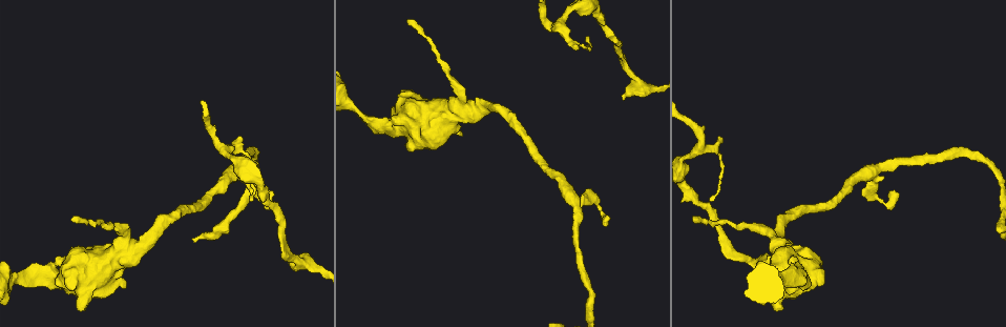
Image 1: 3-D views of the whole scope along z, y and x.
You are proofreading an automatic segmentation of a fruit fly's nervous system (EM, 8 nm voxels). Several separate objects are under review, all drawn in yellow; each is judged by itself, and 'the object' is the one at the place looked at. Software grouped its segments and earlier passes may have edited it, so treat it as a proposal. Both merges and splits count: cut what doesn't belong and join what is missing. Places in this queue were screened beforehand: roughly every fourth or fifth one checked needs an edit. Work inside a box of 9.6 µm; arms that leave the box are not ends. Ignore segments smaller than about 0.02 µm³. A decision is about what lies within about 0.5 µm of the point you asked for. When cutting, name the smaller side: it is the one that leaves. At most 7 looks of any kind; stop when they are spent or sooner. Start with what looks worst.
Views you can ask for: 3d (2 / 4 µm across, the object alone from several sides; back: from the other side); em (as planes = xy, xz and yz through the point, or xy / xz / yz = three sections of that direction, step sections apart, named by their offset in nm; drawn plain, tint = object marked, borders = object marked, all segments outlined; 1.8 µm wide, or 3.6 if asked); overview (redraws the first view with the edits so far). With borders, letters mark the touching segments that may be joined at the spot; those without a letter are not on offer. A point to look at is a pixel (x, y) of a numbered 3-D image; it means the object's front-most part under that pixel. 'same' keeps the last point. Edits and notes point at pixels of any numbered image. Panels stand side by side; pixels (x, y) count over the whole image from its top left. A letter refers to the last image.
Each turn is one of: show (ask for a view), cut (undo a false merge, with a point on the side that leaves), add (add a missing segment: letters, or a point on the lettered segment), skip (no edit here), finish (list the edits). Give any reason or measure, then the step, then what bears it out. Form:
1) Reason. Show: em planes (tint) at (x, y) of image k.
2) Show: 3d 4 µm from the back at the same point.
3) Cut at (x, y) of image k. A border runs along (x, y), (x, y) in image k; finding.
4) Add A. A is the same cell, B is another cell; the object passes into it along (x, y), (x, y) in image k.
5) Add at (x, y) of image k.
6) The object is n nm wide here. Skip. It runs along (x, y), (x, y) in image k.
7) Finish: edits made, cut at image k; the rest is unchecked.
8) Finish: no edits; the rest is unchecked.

Branch stops here. Show: 3d 4 µm at (605, 219) of image 1.

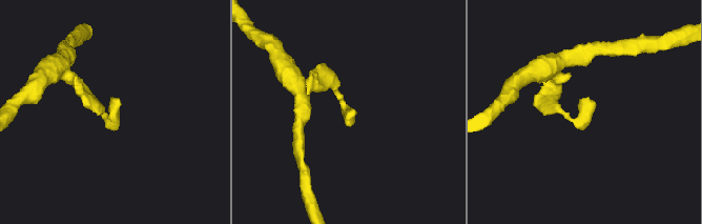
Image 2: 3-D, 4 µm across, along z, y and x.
Show: em planes (borders) at (588, 97) of image 2.

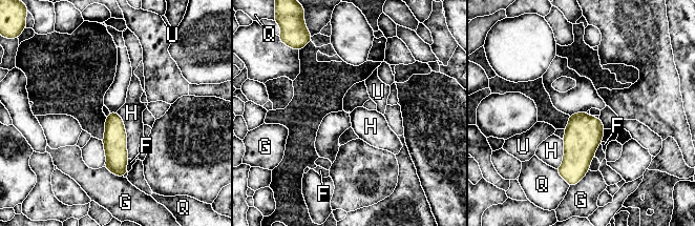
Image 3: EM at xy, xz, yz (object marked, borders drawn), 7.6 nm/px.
The longest contact is with H, 360 nm. Skip. F, G, H, Q and U are other cells; it runs along (111, 115), (117, 164), (121, 173) in image 3; none of them fits.

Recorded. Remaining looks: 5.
An open end. Show: 3d 4 µm at (623, 100) of image 1.

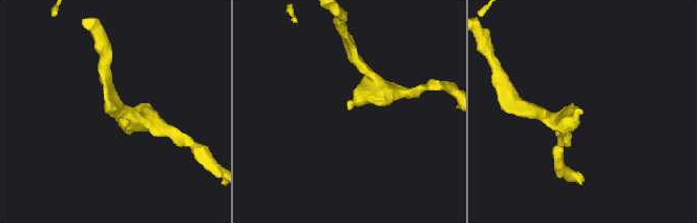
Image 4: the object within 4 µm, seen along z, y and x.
Need the tissue. Show: em xy step 8 (borders) at (579, 112) of image 4.

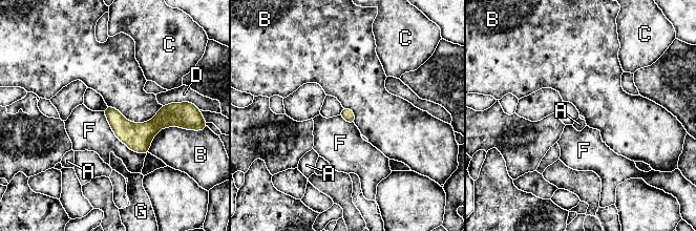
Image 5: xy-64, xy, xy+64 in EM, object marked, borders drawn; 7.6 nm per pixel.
Show: em planes (borders) at the same point.

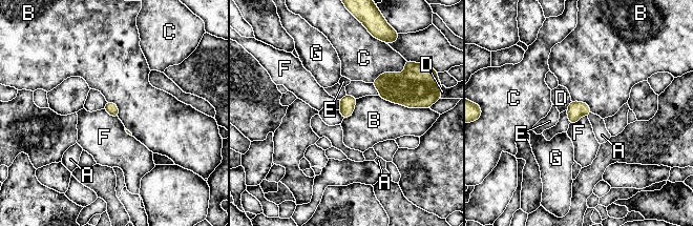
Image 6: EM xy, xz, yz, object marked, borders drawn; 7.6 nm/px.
Add at (602, 135) of image 6. A is the same cell, B, C, D, E, F and G are other cells; the object passes into it along (575, 109), (589, 114), (602, 135) in image 6; it goes on there.

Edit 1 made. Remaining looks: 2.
Finish: edits made, add at image 6; the rest is unchecked.

